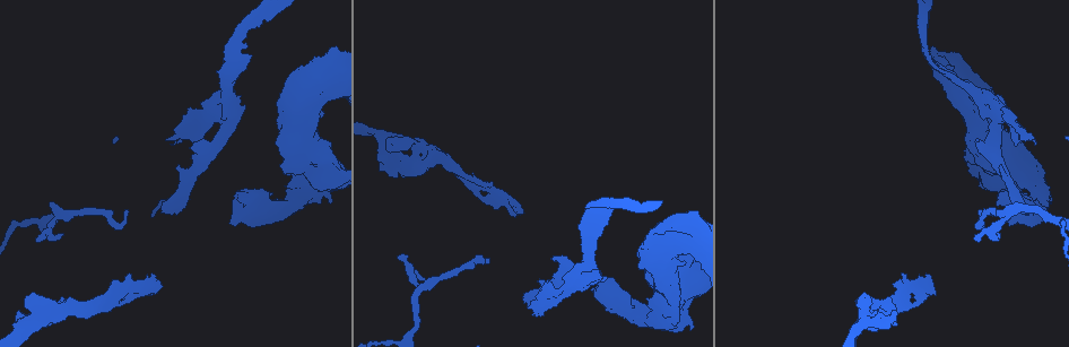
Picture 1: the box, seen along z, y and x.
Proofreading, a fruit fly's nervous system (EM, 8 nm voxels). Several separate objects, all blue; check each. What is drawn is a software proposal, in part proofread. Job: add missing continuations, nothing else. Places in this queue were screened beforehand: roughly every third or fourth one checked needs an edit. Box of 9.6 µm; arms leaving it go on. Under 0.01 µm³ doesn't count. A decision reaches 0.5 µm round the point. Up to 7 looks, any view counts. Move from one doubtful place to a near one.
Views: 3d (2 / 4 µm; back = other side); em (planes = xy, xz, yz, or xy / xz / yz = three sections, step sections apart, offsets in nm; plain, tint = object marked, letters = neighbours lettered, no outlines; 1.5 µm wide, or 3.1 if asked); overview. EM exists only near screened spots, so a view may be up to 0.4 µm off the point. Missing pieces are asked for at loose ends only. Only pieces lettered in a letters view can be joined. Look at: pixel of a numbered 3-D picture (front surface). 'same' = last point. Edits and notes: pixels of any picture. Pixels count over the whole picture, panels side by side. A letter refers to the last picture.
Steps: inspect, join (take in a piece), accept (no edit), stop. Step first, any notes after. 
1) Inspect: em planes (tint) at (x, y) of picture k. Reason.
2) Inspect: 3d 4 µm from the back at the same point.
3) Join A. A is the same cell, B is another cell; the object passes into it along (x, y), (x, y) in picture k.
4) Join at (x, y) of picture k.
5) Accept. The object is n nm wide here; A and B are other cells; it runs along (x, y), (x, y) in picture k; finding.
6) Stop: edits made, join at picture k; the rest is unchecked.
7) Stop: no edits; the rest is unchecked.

Inspect: em xz step 4 (letters) at (683, 262) of picture 1.

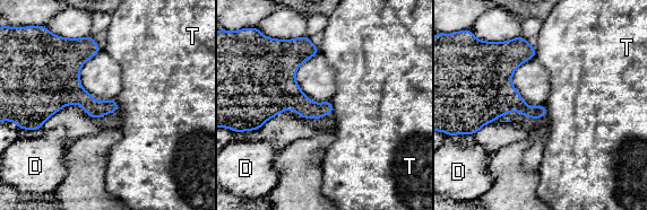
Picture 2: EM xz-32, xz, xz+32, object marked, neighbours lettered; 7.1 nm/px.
Accept. D and T are other cells; a border runs along (329, 101), (333, 113) in picture 2; none of them fits.

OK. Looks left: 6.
Inspect: em planes (letters) at (556, 258) of picture 1. Free end.

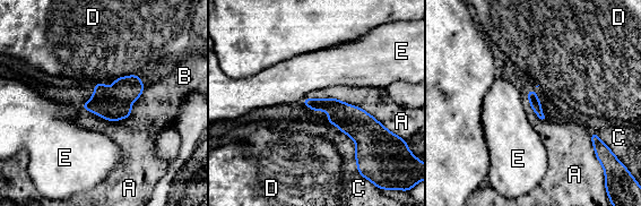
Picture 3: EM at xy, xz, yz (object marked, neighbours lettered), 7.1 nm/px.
Accept. A, B, C, D and E are other cells; a border runs along (145, 87), (118, 120), (79, 108) in picture 3; none of them fits.

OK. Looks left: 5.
Inspect: 3d 4 µm at (128, 211) of picture 1. An open end.

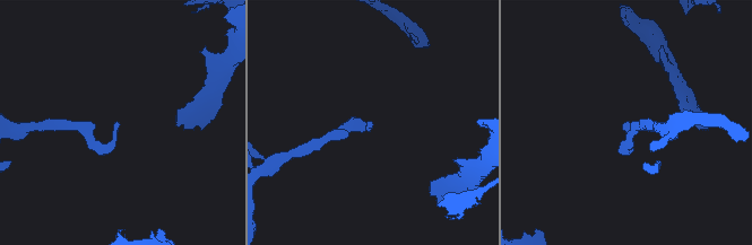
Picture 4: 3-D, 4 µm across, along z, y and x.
Inspect: em xy step 8 (letters) at (116, 121) of picture 4. Need the tissue.

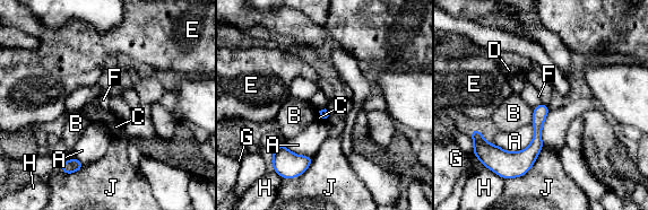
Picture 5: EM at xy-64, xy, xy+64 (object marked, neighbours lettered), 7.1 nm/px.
Inspect: em planes (letters) at the same point.

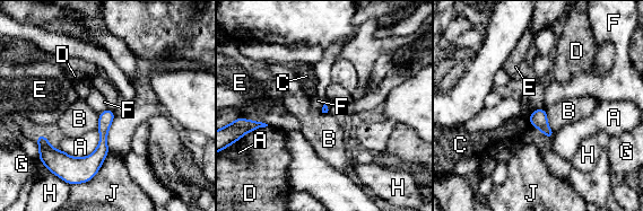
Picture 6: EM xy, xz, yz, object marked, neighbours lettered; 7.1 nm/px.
Accept. A, B, C, D, E, F, G, H and J are other cells; a border runs along (107, 108), (100, 113) in picture 6; none of them fits.

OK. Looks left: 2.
Stop: no edits; the rest is unchecked.

